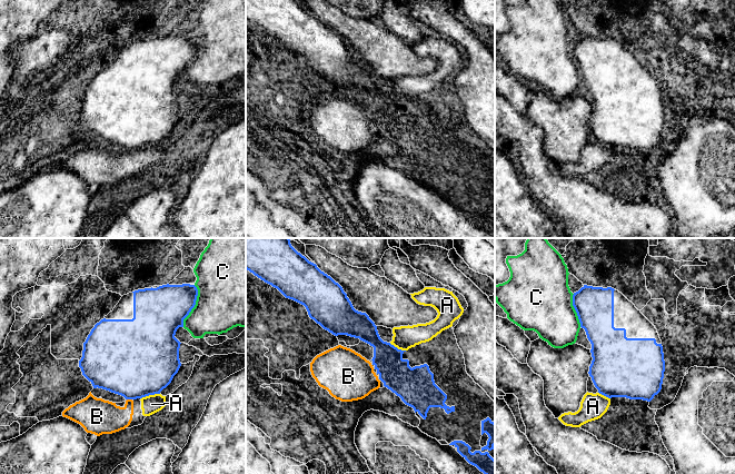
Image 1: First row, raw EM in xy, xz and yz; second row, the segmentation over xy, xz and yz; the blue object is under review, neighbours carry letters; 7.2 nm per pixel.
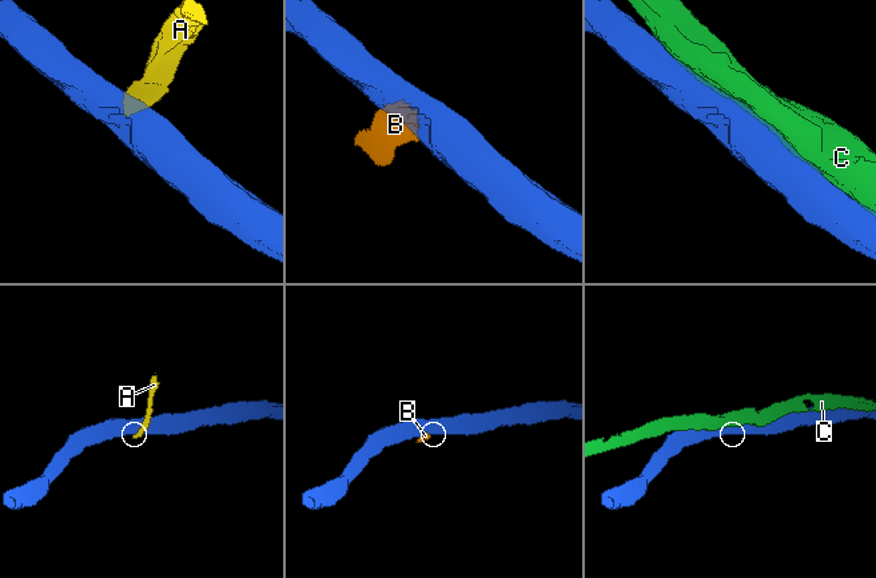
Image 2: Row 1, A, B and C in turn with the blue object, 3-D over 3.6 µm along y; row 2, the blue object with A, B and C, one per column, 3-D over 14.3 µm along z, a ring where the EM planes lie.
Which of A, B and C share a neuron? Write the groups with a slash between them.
A B / C

